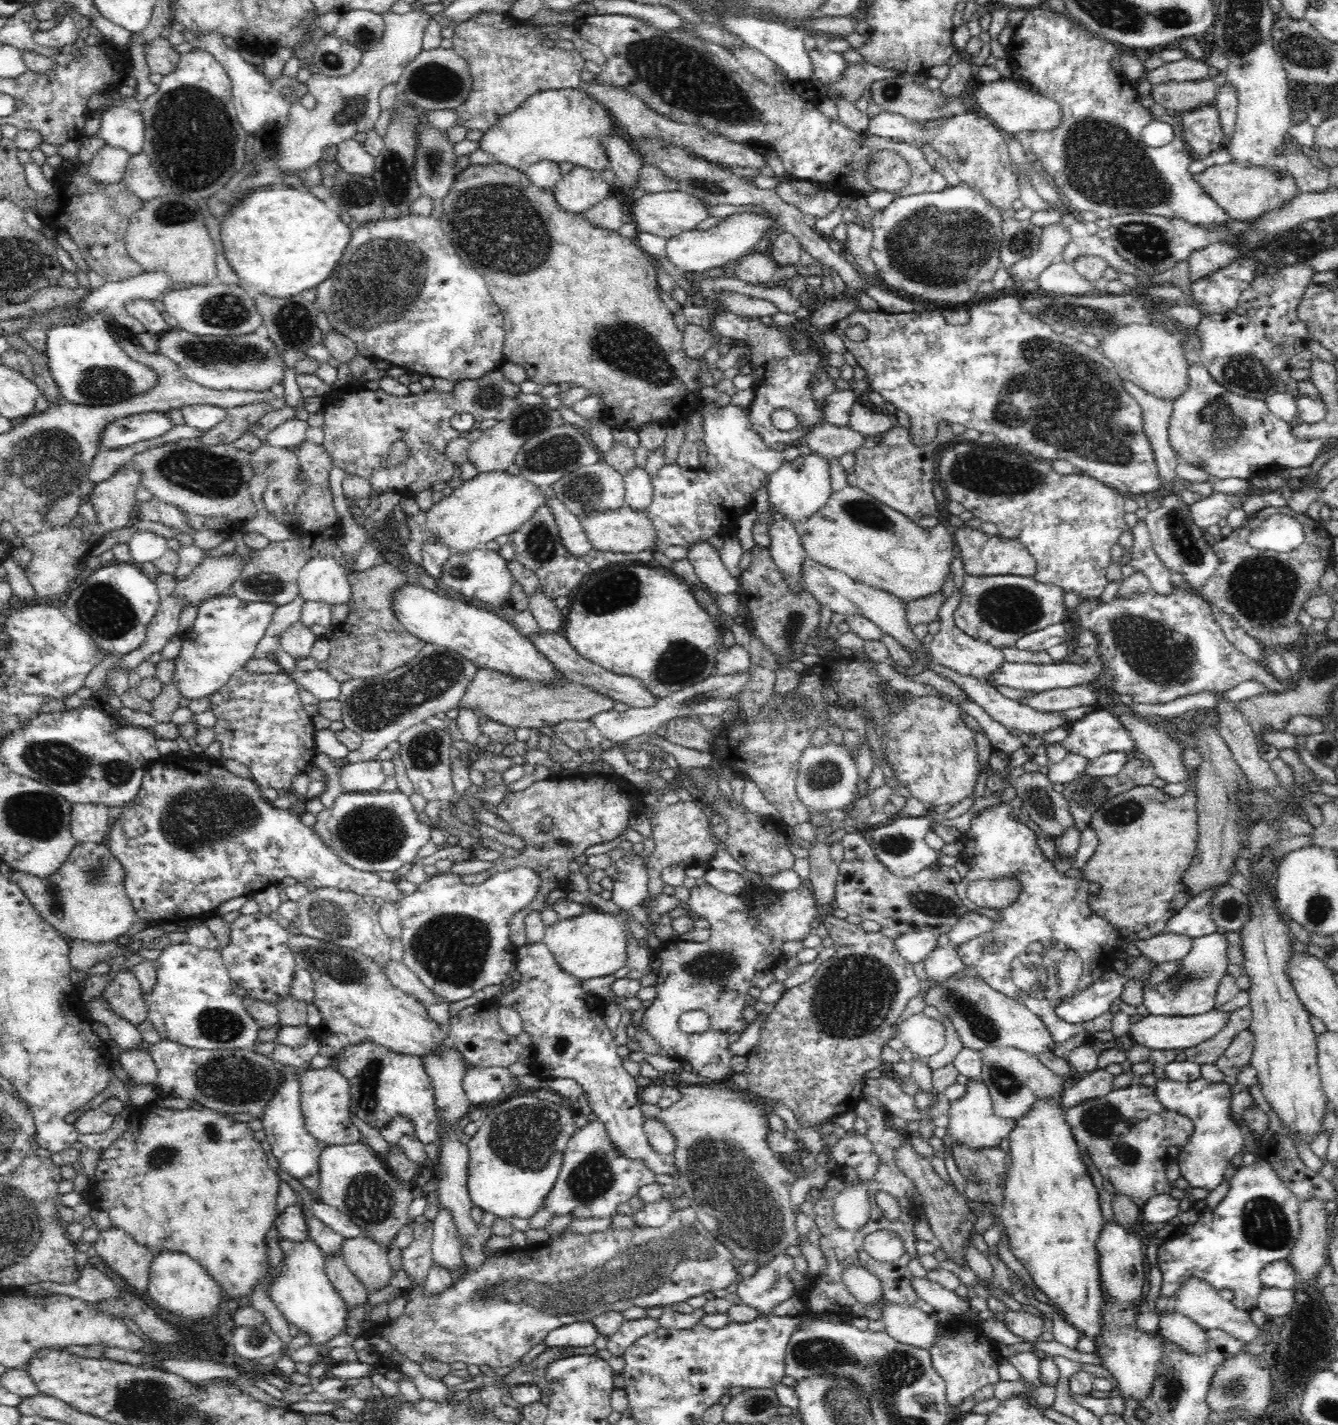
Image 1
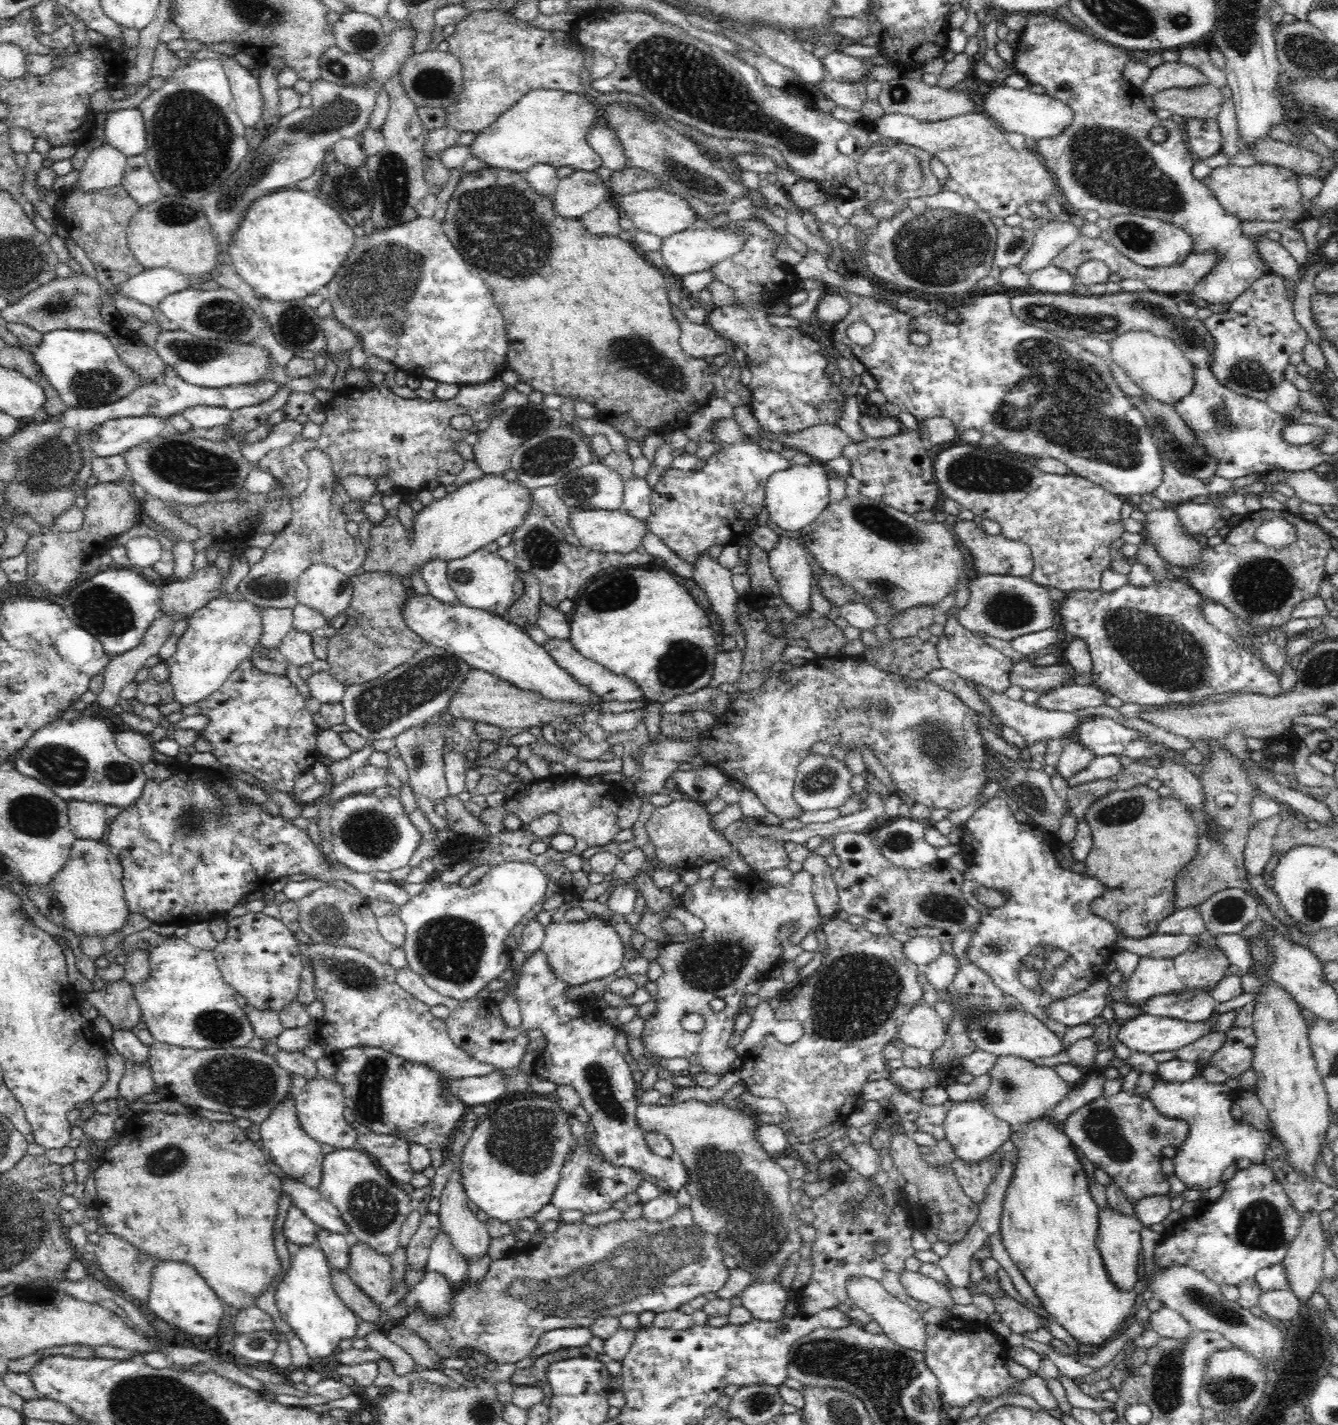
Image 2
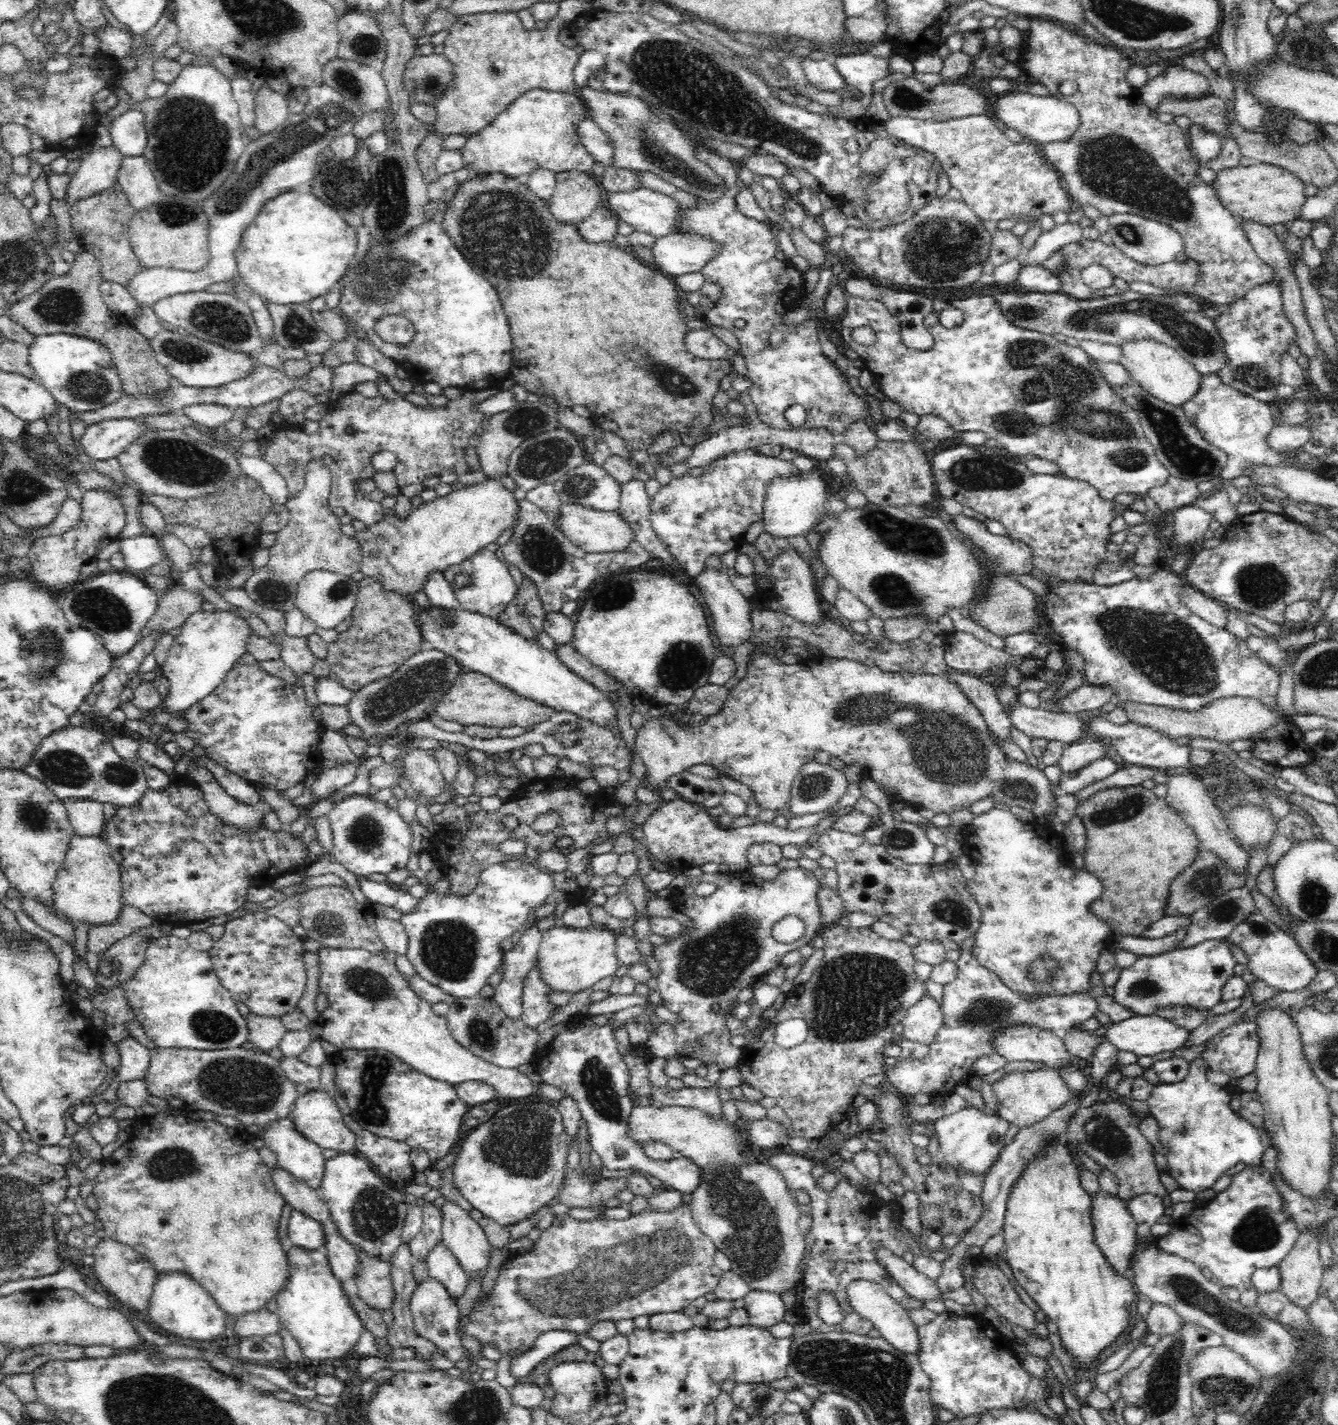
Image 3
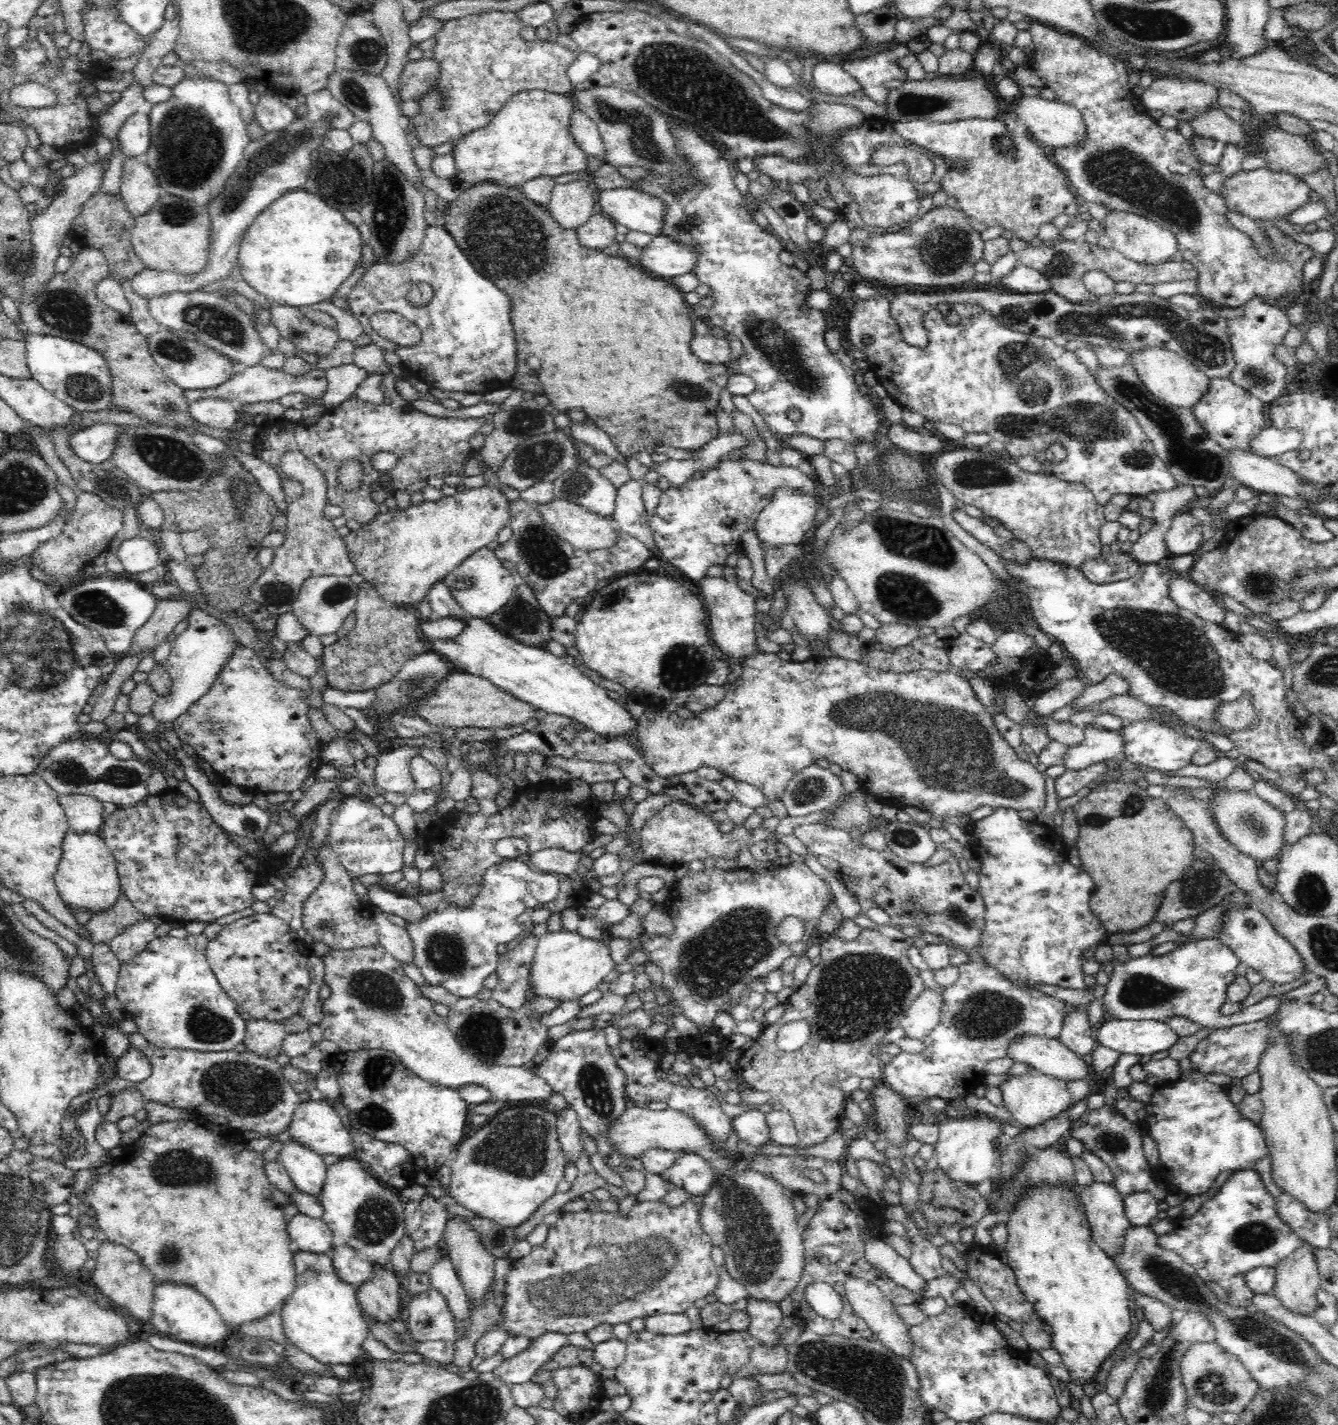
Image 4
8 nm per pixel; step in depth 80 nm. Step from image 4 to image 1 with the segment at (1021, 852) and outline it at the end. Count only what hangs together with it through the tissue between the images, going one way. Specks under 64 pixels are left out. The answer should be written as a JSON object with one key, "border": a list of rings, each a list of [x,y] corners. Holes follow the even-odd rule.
{"border":[[[998,804],[992,808],[982,809],[978,816],[970,820],[970,829],[963,833],[959,840],[964,843],[966,850],[963,850],[960,859],[968,865],[968,874],[962,878],[960,884],[956,886],[956,895],[960,896],[960,901],[972,912],[989,916],[993,919],[993,926],[985,934],[974,937],[968,943],[957,948],[958,956],[965,966],[975,969],[978,976],[982,977],[994,990],[1020,1002],[1026,1006],[1037,1018],[1048,1027],[1051,1037],[1057,1045],[1066,1042],[1068,1038],[1089,1032],[1092,1036],[1095,1032],[1112,1030],[1113,1013],[1106,1012],[1092,1020],[1082,1022],[1082,1024],[1070,1024],[1063,1021],[1056,1013],[1057,1007],[1066,1000],[1079,994],[1081,990],[1088,988],[1096,982],[1106,971],[1112,967],[1115,954],[1106,956],[1102,950],[1117,950],[1116,942],[1120,935],[1120,930],[1114,929],[1104,918],[1095,916],[1089,902],[1092,894],[1100,892],[1100,886],[1090,882],[1078,882],[1072,878],[1064,878],[1062,874],[1056,872],[1056,868],[1046,860],[1042,850],[1036,844],[1036,834],[1028,826],[1016,821],[1008,816],[1010,805]],[[1000,878],[1017,878],[1021,886],[1021,894],[1017,900],[1003,910],[982,909],[972,900],[968,899],[967,888],[976,881],[998,882]]]}

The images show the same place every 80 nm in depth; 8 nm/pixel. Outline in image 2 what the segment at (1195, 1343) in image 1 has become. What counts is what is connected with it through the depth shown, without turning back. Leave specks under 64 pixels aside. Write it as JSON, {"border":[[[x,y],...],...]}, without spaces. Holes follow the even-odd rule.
{"border":[[[1163,1306],[1161,1309],[1152,1312],[1149,1317],[1150,1328],[1158,1332],[1161,1338],[1186,1341],[1193,1334],[1192,1325],[1184,1320],[1180,1313]]]}

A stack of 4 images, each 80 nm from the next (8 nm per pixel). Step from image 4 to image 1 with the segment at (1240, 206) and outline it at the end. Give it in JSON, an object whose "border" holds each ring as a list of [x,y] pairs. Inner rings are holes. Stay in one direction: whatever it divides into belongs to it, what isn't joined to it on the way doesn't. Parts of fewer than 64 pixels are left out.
{"border":[[[1238,163],[1214,165],[1200,174],[1195,174],[1194,179],[1212,197],[1212,200],[1226,211],[1230,218],[1242,222],[1263,217],[1271,210],[1287,205],[1291,198],[1299,194],[1294,175],[1286,168],[1278,169],[1274,166],[1248,167]]]}

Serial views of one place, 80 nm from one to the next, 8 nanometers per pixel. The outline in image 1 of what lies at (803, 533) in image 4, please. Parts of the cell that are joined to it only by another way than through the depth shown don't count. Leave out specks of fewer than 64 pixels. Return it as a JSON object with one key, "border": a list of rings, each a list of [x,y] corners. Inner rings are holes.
{"border":[[[814,452],[808,456],[798,455],[796,459],[773,472],[766,486],[772,511],[781,514],[786,522],[792,522],[793,525],[806,522],[808,518],[818,513],[830,498],[832,486],[830,485],[829,460]]]}

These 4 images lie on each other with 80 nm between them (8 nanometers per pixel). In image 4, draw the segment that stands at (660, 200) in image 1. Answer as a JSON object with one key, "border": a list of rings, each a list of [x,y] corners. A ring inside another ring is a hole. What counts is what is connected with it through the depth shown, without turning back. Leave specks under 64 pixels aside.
{"border":[[[632,187],[602,190],[597,194],[597,208],[614,224],[661,236],[663,204],[649,194],[637,192]]]}

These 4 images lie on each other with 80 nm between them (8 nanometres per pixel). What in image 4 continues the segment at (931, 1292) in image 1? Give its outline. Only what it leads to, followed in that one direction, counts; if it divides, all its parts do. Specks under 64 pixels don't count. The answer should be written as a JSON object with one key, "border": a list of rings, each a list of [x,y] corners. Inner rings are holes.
{"border":[[[868,1236],[864,1242],[864,1255],[872,1265],[882,1271],[896,1284],[907,1288],[915,1295],[920,1294],[926,1286],[927,1280],[914,1271],[910,1261],[902,1257],[896,1250],[884,1243],[881,1238]]]}

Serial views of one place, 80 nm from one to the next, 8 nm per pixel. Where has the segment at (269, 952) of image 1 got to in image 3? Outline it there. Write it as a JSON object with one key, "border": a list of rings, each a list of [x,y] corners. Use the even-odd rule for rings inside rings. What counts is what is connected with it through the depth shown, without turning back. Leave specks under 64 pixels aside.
{"border":[[[260,910],[256,913],[248,913],[241,918],[234,918],[234,920],[230,920],[230,922],[225,924],[224,937],[214,942],[212,949],[208,950],[208,953],[210,953],[210,960],[212,961],[213,968],[216,969],[216,973],[218,973],[218,977],[220,977],[221,985],[224,986],[229,993],[232,993],[236,997],[237,1001],[247,1005],[252,1014],[258,1014],[265,1017],[282,1017],[284,1014],[290,1014],[292,1010],[296,1010],[298,1002],[300,1001],[300,998],[302,998],[304,990],[306,990],[305,984],[307,981],[307,974],[305,971],[306,965],[303,961],[305,950],[301,937],[296,936],[293,930],[282,922],[282,920],[275,918],[275,916],[268,915],[264,910]]]}

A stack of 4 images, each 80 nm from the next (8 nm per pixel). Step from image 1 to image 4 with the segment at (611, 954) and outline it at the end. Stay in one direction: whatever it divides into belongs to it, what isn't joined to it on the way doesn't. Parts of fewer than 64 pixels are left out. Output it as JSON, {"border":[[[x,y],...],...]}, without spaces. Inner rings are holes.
{"border":[[[563,929],[559,932],[548,931],[538,940],[529,968],[529,988],[532,988],[534,997],[552,998],[559,1004],[576,1000],[597,989],[603,978],[614,970],[610,952],[610,947],[601,940],[586,939],[576,932]]]}

